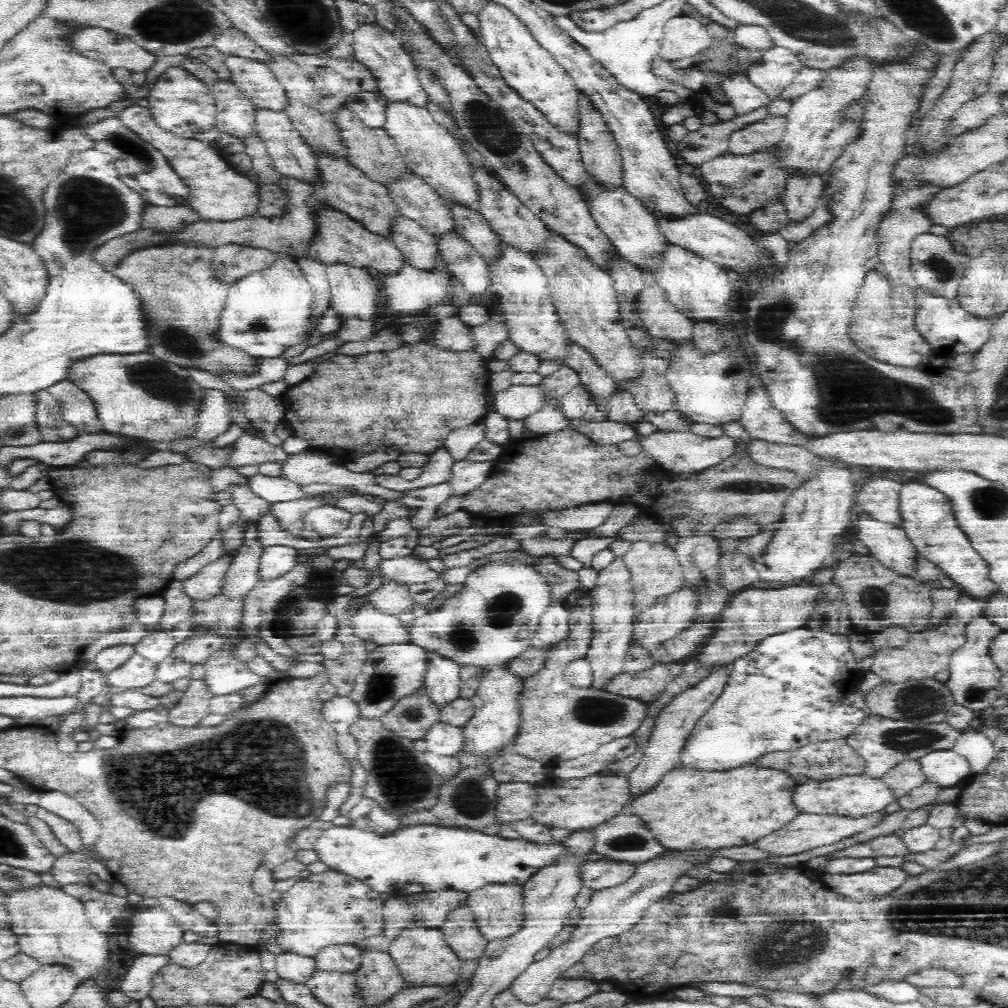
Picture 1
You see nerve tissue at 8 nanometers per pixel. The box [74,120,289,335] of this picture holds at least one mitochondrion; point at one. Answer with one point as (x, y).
(141, 152)

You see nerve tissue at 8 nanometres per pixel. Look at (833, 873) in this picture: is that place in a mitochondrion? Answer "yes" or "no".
no

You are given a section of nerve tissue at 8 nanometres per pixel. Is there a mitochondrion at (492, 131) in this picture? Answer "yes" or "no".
yes

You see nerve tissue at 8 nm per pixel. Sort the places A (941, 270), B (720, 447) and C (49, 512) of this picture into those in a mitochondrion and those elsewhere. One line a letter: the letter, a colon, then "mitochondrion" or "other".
A: mitochondrion
B: other
C: other

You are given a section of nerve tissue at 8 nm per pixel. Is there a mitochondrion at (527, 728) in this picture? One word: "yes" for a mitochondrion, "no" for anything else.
no

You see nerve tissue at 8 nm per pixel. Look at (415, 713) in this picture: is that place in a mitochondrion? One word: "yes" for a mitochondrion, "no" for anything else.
yes

